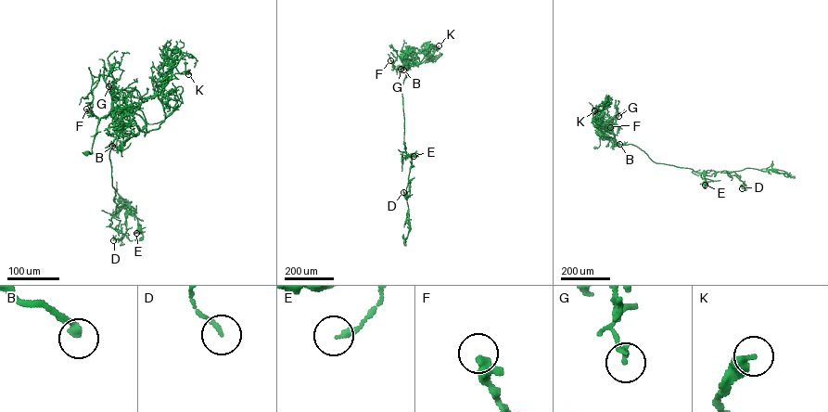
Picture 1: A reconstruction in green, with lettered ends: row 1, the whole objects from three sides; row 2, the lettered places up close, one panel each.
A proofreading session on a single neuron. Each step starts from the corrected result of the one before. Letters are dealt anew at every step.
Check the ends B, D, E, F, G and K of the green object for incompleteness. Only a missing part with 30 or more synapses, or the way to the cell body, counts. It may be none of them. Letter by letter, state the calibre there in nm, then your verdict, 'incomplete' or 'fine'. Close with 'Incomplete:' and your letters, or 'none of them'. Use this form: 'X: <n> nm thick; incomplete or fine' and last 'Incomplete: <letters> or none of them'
B: 280 nm thick; fine
D: 130 nm thick; fine
E: 240 nm thick; fine
F: 440 nm thick; fine
G: 220 nm thick; fine
K: 480 nm thick; fine
Incomplete: none of them

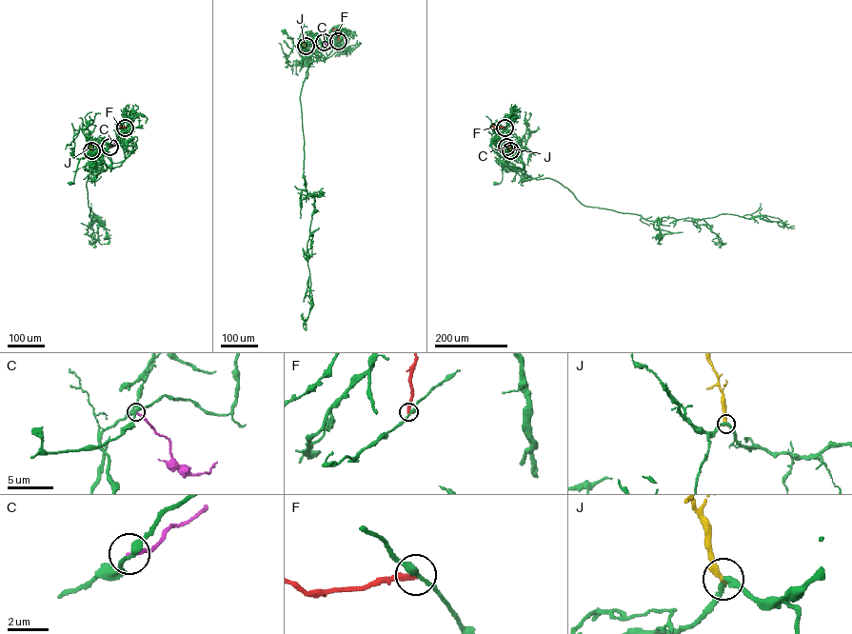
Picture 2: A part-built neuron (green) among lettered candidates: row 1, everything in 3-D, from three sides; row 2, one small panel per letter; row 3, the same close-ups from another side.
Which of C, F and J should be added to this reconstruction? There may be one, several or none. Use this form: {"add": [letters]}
{"add": []}

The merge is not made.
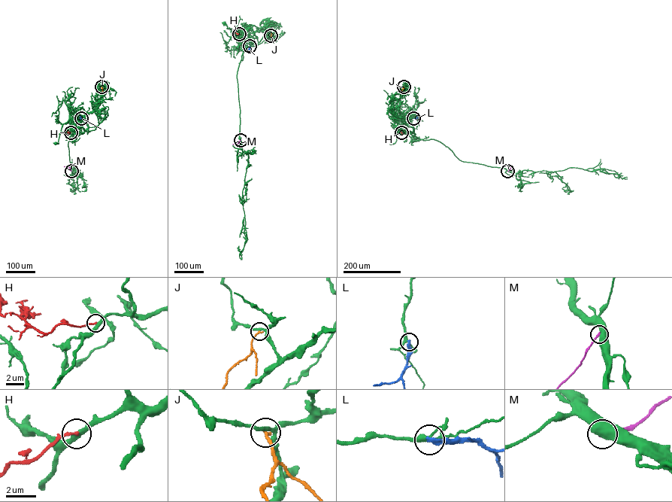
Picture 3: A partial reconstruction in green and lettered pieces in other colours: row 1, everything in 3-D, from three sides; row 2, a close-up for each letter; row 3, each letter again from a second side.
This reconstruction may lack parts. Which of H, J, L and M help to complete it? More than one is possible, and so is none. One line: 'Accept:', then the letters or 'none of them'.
Accept: none of them

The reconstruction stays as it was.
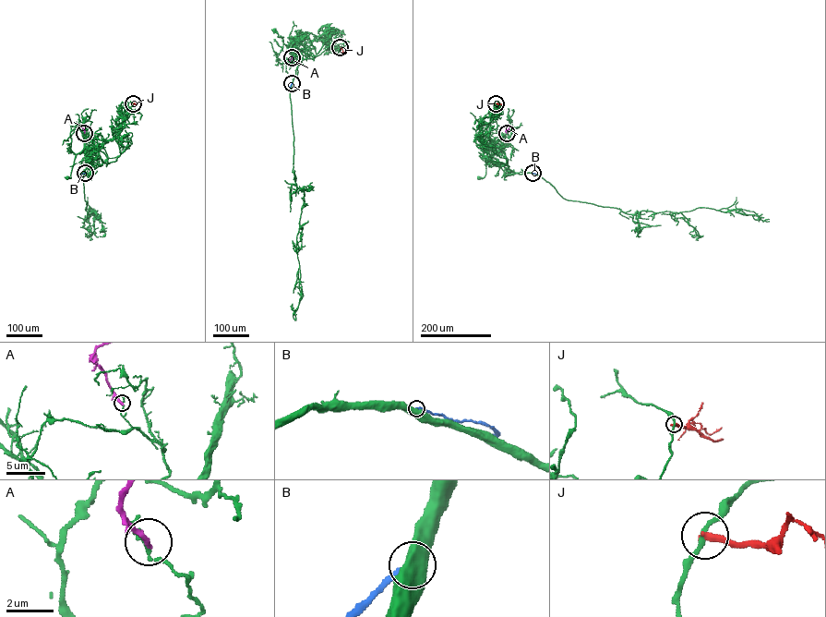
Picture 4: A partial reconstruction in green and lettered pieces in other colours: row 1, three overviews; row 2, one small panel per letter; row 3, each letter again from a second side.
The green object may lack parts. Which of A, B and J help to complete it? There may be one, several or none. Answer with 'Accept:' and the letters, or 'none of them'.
Accept: none of them

